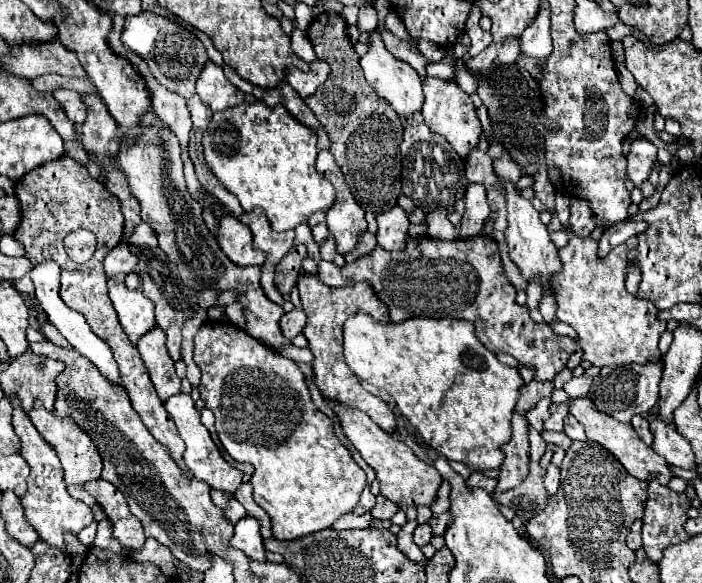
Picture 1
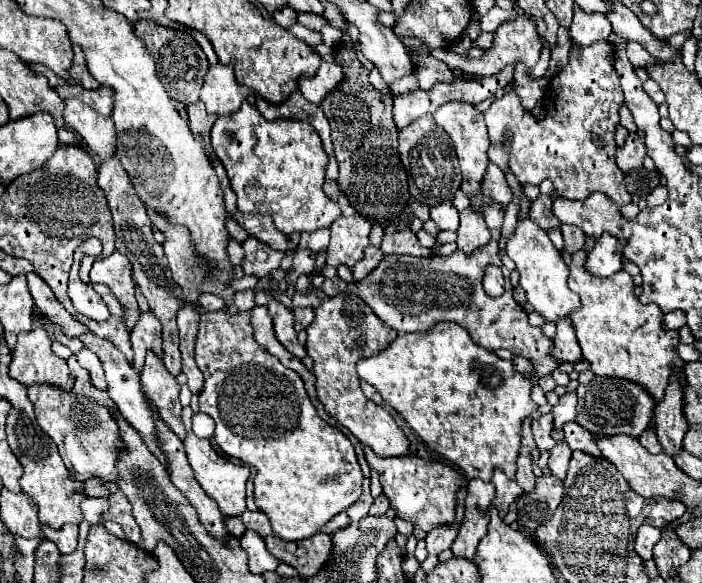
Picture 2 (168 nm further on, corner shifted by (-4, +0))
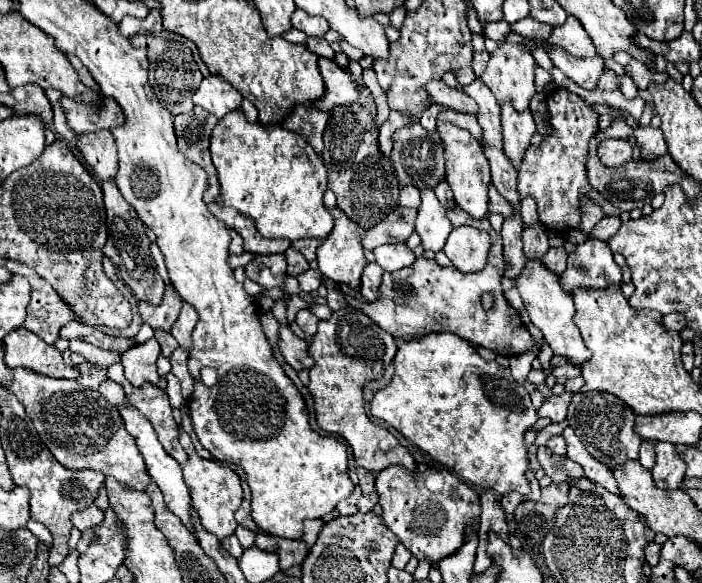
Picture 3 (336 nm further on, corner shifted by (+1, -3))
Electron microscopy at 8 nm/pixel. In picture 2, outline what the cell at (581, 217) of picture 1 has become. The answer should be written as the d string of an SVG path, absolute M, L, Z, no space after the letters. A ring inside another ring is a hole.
M562 224L560 228L562 228L564 242L566 242L566 246L564 246L566 252L574 254L576 250L582 250L582 248L584 248L584 244L586 244L586 236L584 236L584 232L580 232L580 228L576 228L576 226L568 226L568 224Z

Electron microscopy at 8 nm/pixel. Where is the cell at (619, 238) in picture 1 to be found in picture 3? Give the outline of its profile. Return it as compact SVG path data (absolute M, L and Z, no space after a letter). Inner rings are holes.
M587 239L569 253L567 269L559 277L559 283L567 293L573 293L577 287L603 289L621 283L621 269L613 261L613 253L605 241Z

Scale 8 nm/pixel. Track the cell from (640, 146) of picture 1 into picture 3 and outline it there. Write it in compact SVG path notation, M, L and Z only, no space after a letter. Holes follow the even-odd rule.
M627 139L601 141L597 155L605 167L619 167L631 159L631 143Z

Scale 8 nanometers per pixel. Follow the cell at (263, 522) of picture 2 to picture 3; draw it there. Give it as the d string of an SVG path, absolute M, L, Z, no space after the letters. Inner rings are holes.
M237 527L235 535L237 535L237 539L239 539L239 543L241 543L243 549L249 549L249 547L253 545L253 541L255 541L255 533L251 533L251 531L245 529L245 527Z

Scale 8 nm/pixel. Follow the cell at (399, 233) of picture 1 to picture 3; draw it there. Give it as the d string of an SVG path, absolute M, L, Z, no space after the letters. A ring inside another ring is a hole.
M381 245L375 251L375 261L383 267L383 271L399 271L403 267L411 267L411 263L415 261L413 251L405 245Z

